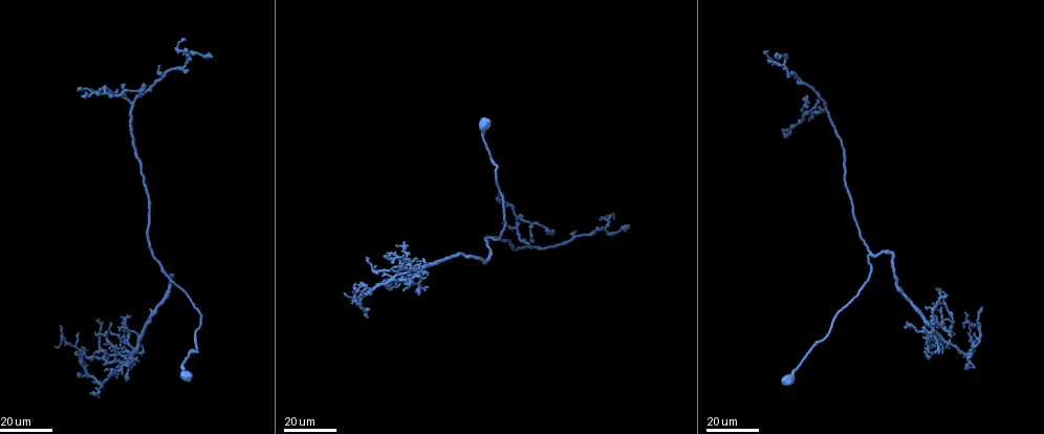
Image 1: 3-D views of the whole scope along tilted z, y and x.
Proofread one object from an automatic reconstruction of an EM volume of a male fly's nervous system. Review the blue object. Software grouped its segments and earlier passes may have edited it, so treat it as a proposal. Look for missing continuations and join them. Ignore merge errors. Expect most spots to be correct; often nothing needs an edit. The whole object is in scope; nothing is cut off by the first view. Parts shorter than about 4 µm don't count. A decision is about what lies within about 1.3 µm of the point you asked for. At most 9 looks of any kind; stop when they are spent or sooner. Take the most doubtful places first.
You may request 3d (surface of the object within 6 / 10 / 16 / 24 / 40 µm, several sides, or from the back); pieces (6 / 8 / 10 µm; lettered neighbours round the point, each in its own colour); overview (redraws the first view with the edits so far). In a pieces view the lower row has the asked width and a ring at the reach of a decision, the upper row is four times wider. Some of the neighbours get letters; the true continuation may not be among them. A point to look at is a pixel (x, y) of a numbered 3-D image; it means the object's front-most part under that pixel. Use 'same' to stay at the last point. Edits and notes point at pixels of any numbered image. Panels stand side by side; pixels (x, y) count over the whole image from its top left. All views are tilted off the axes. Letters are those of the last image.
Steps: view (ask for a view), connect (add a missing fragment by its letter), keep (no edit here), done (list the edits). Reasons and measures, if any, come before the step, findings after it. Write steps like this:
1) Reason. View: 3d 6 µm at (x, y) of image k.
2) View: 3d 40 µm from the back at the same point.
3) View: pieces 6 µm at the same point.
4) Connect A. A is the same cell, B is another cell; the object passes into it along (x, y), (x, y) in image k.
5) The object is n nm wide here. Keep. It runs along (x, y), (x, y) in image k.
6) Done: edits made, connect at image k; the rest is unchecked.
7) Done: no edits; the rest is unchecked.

Tapers out. View: 3d 24 µm at (158, 66) of image 1.

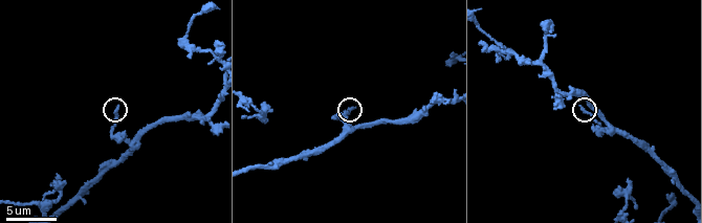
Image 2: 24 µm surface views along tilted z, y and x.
Closer look. View: 3d 6 µm at (117, 110) of image 2.

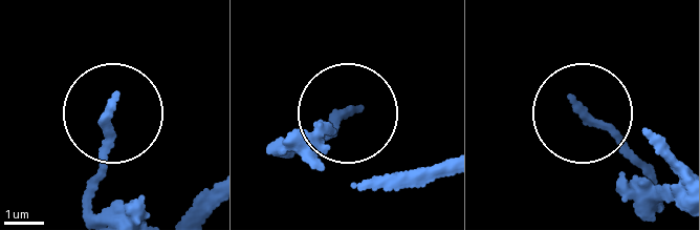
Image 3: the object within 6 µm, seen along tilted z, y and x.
View: pieces 10 µm at (112, 104) of image 3.

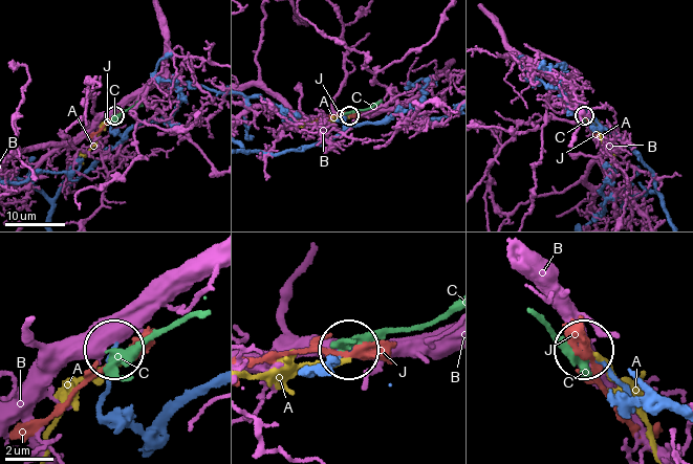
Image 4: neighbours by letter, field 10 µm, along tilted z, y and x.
The object is 180 nm wide here. Keep. A, B, C and J are other cells; it runs along (141, 449), (142, 435), (104, 399), (113, 355) in image 4; none of them fits.

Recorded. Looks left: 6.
Free end. View: 3d 16 µm at (97, 359) of image 1.

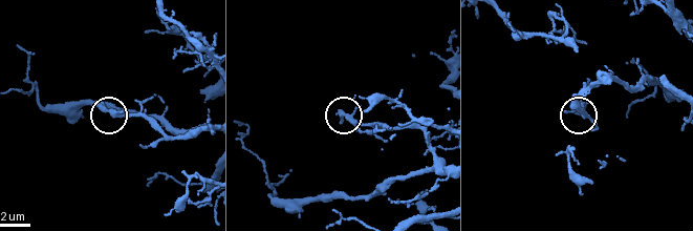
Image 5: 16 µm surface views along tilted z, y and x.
View: pieces 6 µm at (98, 107) of image 5.

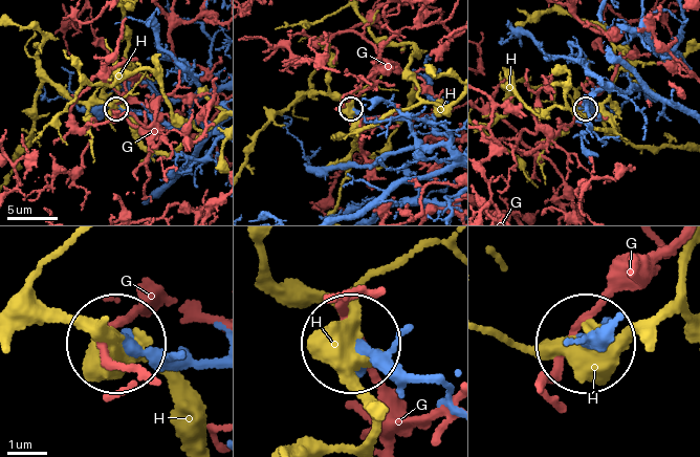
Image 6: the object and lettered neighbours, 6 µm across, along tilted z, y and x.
Keep. G and H are other cells; none of them fits.

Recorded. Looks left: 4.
An open end. View: 3d 16 µm at (924, 306) of image 1.

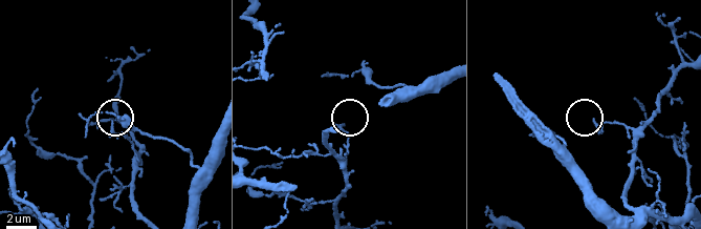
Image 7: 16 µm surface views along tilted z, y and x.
Zoom in. View: 3d 6 µm at (344, 125) of image 7.

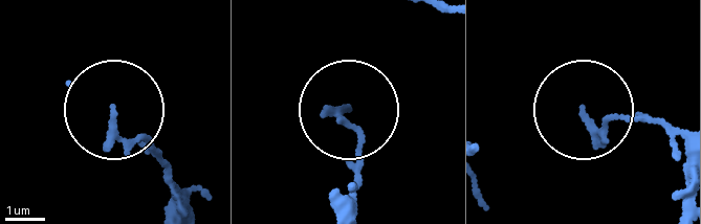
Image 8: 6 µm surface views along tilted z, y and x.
View: pieces 6 µm at (586, 113) of image 8.

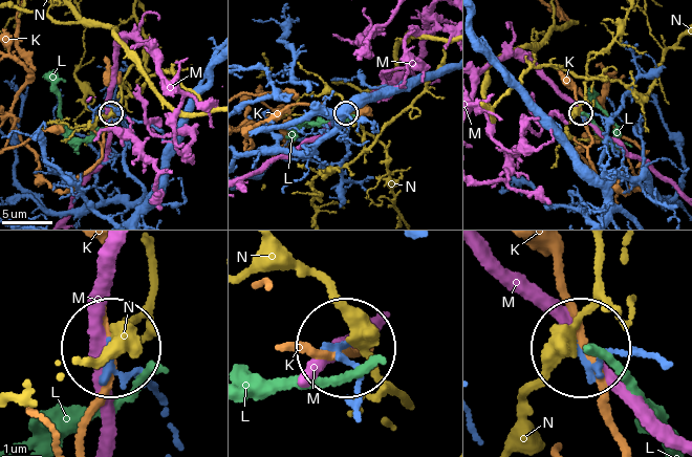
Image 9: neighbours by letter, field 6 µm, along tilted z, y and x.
The object is 160 nm wide here. Keep. K, L, M and N are other cells; it runs along (352, 411), (354, 375), (342, 349) in image 9; no lettered fragment goes on from it.

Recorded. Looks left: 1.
An open end. View: pieces 10 µm at (216, 42) of image 2.

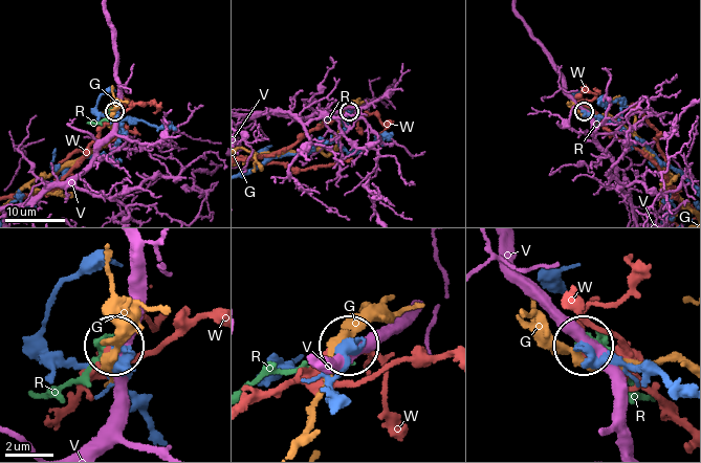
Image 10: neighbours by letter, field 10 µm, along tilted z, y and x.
Keep. G, R, V and W are other cells; none of them fits.

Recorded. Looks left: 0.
Done: no edits; the rest is unchecked.

